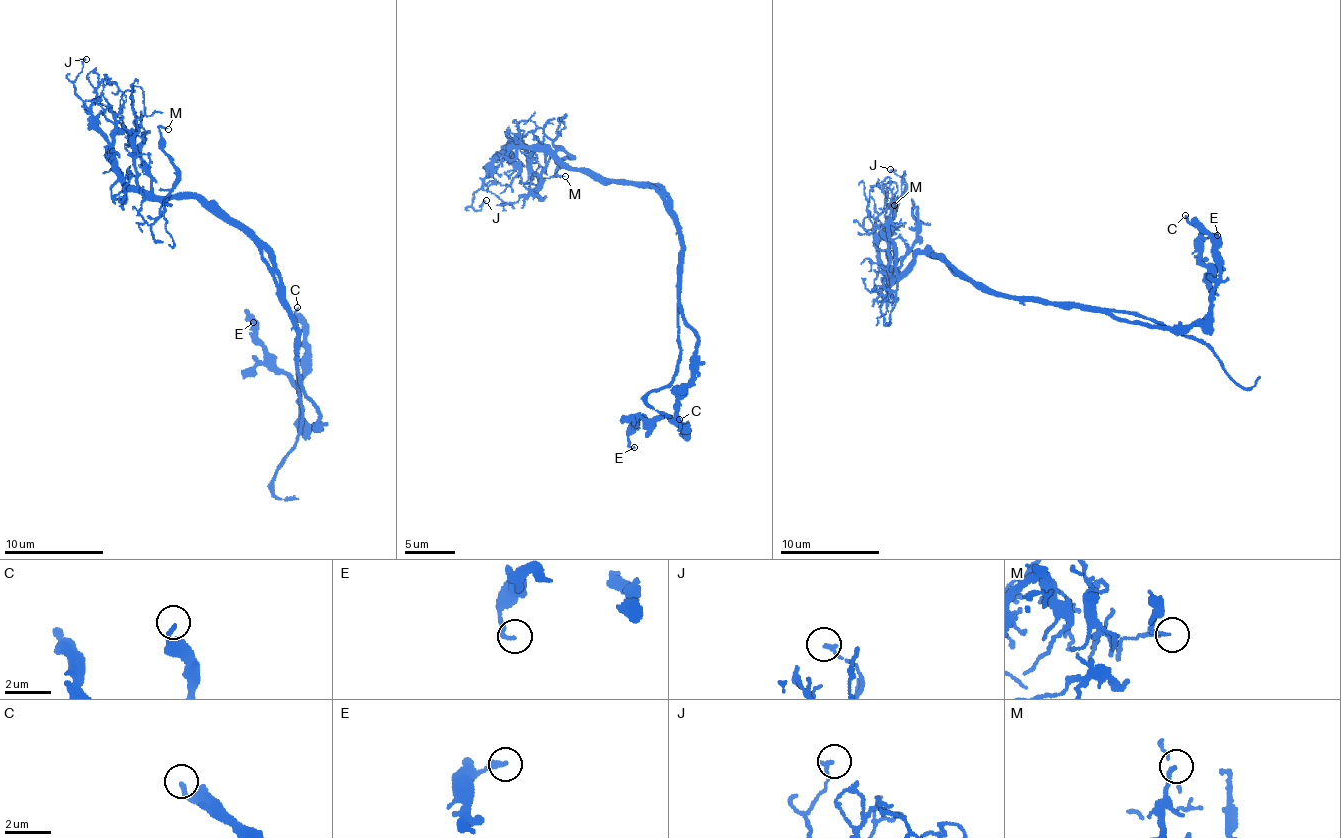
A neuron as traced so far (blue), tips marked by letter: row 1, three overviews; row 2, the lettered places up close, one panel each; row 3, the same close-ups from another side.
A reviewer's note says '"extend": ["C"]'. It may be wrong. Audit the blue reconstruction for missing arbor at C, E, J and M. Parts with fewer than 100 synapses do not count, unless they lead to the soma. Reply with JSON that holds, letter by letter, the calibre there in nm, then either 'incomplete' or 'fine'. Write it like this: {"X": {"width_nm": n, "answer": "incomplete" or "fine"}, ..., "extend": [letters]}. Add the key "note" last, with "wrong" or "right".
{"C": {"width_nm": 180, "answer": "fine"}, "E": {"width_nm": 200, "answer": "fine"}, "J": {"width_nm": 170, "answer": "fine"}, "M": {"width_nm": 130, "answer": "fine"}, "extend": [], "note": "wrong"}

